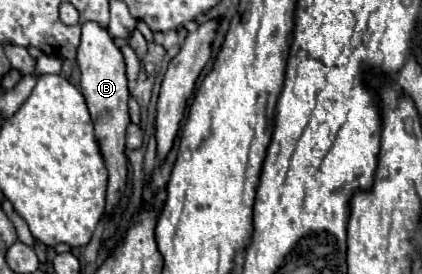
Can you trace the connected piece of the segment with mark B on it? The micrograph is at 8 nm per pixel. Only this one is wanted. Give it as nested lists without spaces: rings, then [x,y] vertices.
[[[94,22],[82,24],[82,38],[80,38],[76,62],[82,72],[80,88],[86,96],[88,110],[90,110],[90,116],[92,116],[92,122],[96,128],[96,140],[100,144],[100,150],[102,150],[102,156],[106,162],[106,170],[110,174],[108,194],[106,194],[106,210],[110,210],[120,200],[120,194],[126,186],[124,136],[126,136],[126,126],[130,124],[130,116],[128,116],[130,92],[128,92],[128,78],[126,78],[126,62],[124,62],[120,48],[114,42],[114,38],[108,34],[108,30]]]

